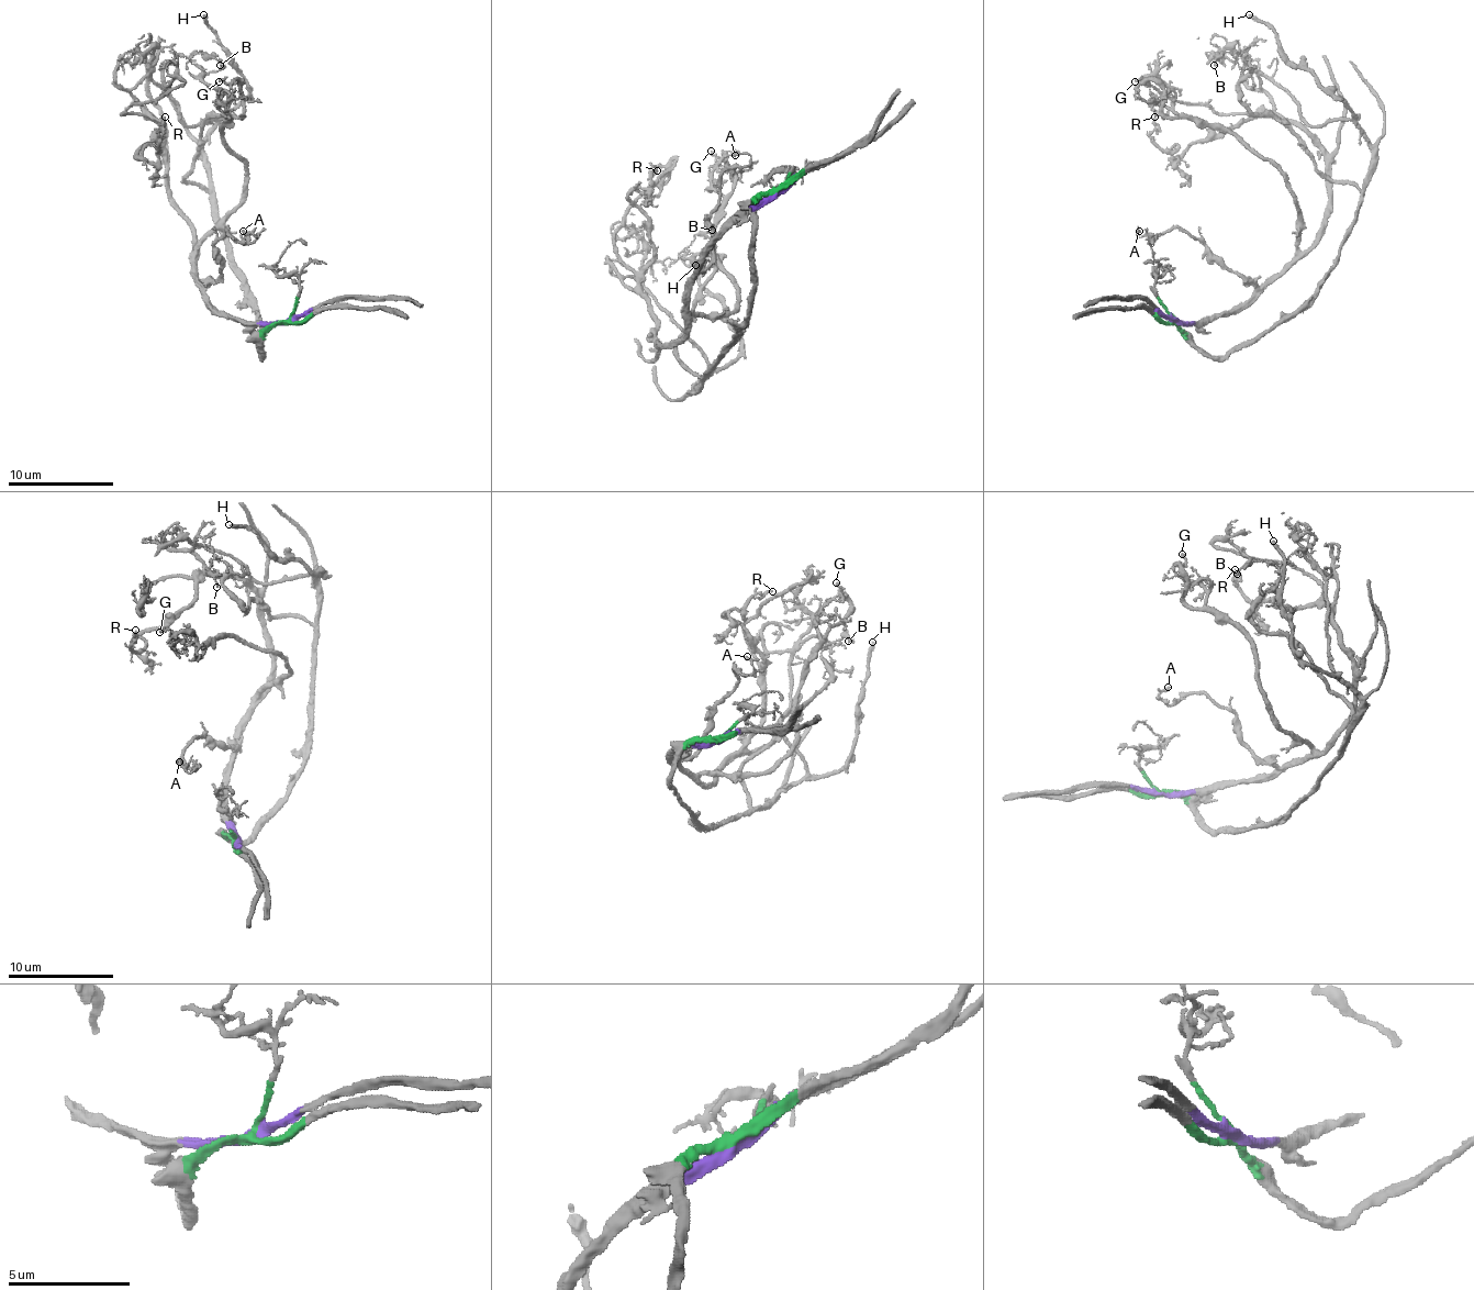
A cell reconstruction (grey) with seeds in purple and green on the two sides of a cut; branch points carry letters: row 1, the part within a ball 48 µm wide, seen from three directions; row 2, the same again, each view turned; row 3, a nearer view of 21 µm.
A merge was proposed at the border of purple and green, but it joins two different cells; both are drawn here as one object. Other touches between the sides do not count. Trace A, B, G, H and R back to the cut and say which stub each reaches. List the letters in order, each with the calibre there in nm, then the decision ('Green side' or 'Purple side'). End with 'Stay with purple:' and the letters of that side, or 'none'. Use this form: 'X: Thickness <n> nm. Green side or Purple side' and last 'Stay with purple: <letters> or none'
A: Thickness 140 nm. Purple side
B: Thickness 120 nm. Green side
G: Thickness 160 nm. Purple side
H: Thickness 260 nm. Green side
R: Thickness 160 nm. Purple side
Stay with purple: A, G, R

